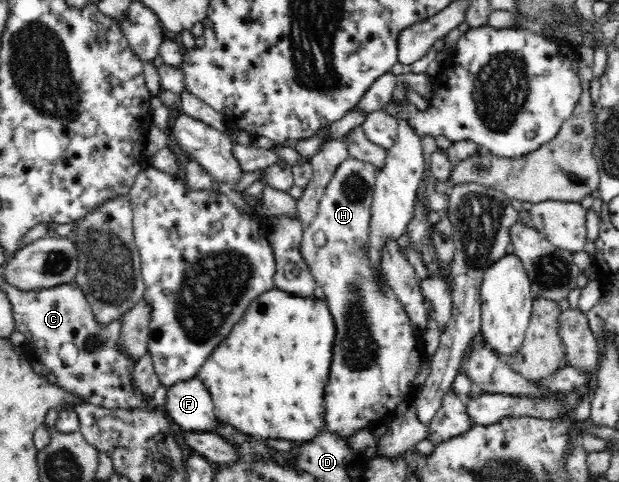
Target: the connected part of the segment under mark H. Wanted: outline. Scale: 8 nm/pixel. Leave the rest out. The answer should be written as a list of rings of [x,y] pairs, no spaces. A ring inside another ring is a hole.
[[[349,156],[347,160],[343,160],[343,162],[337,166],[335,172],[333,172],[333,177],[329,184],[327,184],[325,192],[323,192],[316,217],[305,227],[302,234],[299,252],[301,252],[305,263],[308,264],[308,268],[316,283],[323,287],[325,293],[324,299],[333,314],[336,325],[337,342],[335,342],[335,348],[337,348],[337,352],[333,352],[333,378],[329,380],[329,404],[327,404],[328,426],[326,430],[329,432],[351,433],[355,432],[357,428],[364,428],[366,426],[372,427],[378,422],[387,420],[387,418],[393,414],[396,406],[403,401],[403,396],[407,396],[409,393],[412,381],[415,379],[421,362],[423,362],[421,338],[413,331],[410,319],[407,317],[405,310],[403,310],[398,300],[392,296],[390,290],[387,288],[386,291],[382,291],[382,288],[378,288],[378,284],[374,283],[374,276],[371,276],[366,249],[368,248],[369,239],[370,208],[372,207],[372,196],[375,190],[378,172],[379,168],[371,164],[371,162],[365,162],[353,156]]]

